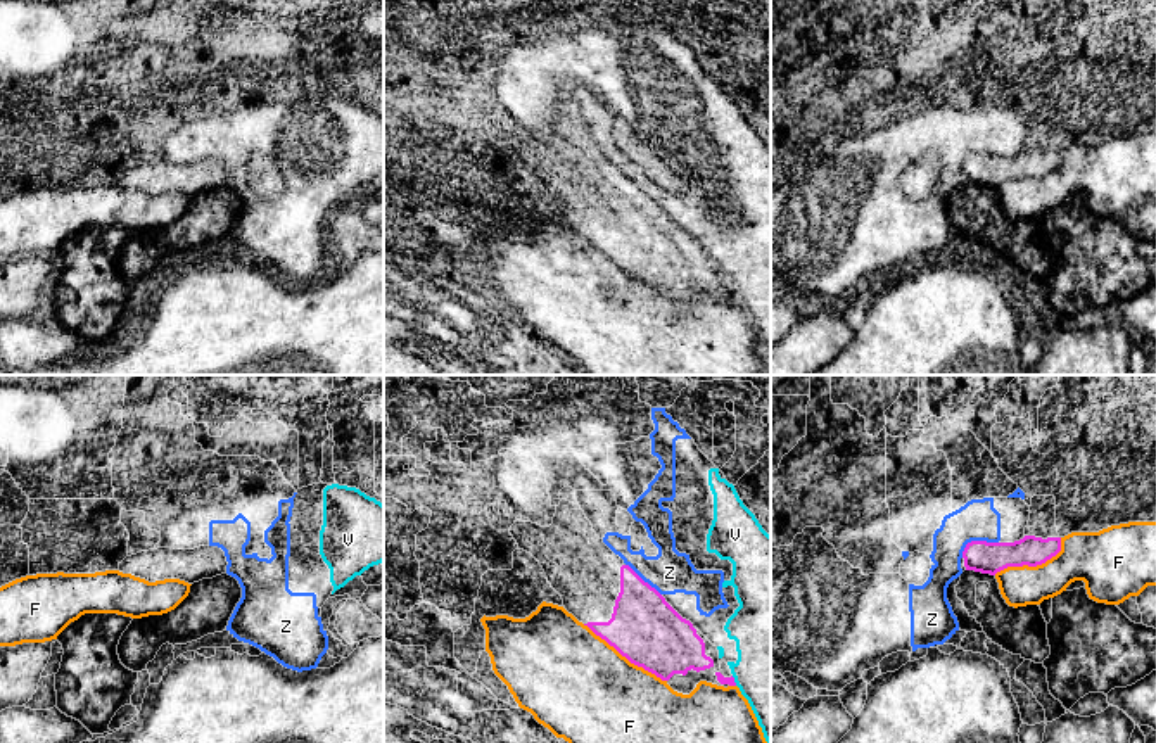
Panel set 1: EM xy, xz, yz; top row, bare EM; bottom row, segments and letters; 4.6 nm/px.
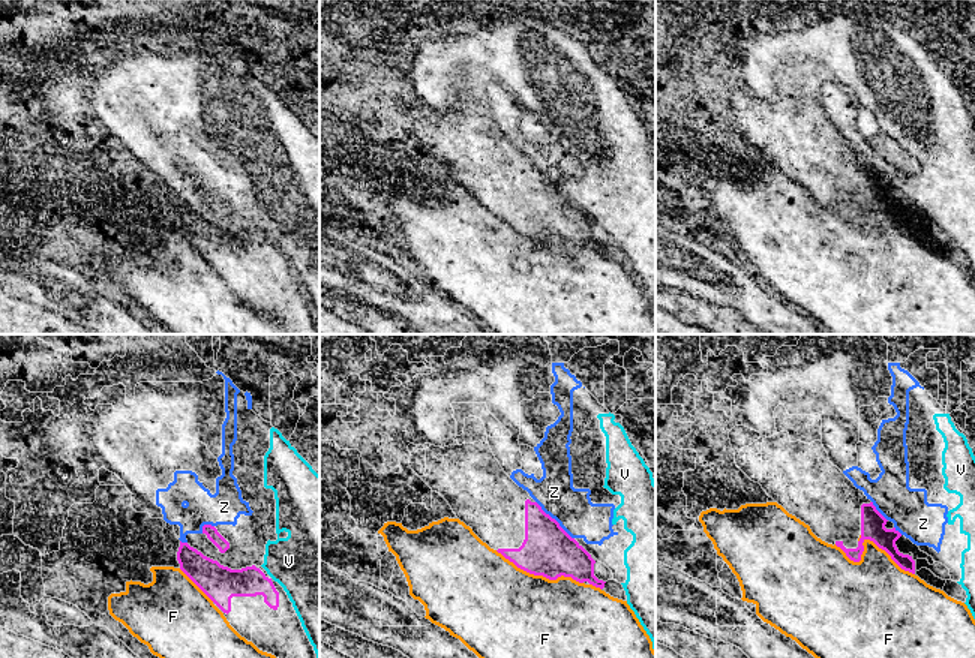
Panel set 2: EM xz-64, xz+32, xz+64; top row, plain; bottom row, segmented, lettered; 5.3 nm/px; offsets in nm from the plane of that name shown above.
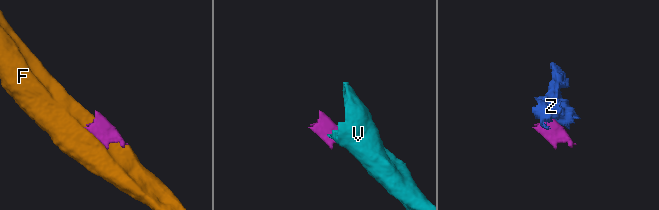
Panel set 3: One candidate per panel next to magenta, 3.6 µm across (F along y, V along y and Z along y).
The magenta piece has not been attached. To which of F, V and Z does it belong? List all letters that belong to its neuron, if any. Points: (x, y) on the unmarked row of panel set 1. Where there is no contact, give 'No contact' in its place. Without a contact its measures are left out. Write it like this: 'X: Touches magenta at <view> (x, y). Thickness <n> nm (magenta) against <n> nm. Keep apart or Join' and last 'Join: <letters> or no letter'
F: Touches magenta at xz (624, 268). Thickness 320 nm (magenta) against 480 nm. Keep apart
V: Touches magenta at xz (733, 294). Thickness 40 nm (magenta) against 320 nm. Keep apart
Z: Touches magenta at yz (975, 154). Thickness 150 nm (magenta) against 190 nm. Keep apart
Join: no letter

